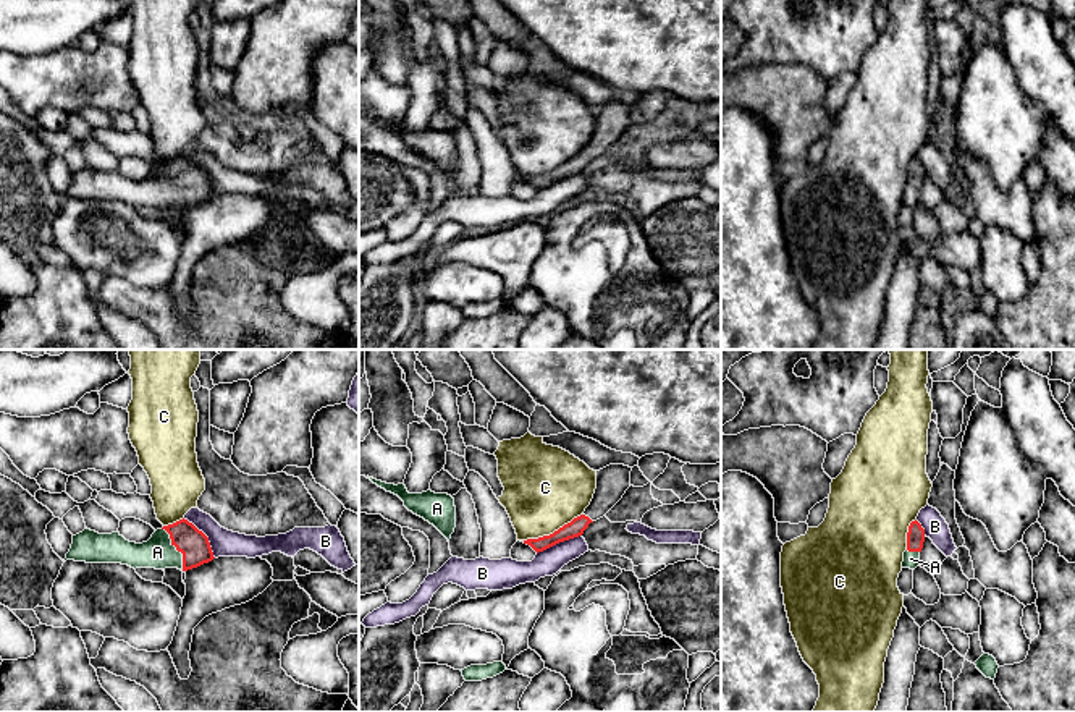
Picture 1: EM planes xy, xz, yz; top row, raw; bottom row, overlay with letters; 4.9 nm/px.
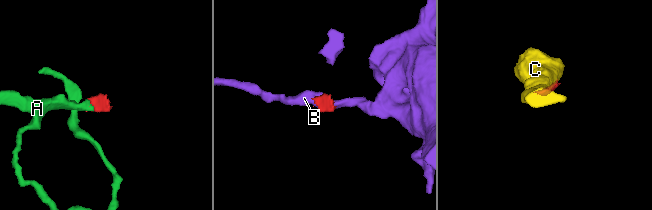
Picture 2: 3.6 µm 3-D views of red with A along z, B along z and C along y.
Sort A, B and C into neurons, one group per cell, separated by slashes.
A / B / C

